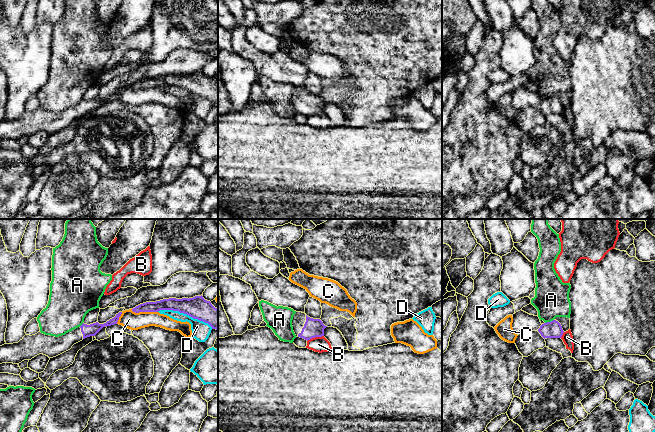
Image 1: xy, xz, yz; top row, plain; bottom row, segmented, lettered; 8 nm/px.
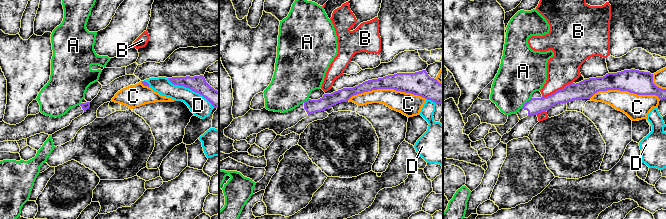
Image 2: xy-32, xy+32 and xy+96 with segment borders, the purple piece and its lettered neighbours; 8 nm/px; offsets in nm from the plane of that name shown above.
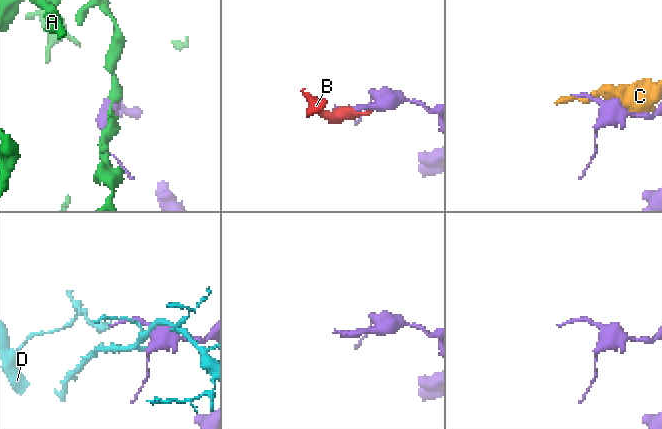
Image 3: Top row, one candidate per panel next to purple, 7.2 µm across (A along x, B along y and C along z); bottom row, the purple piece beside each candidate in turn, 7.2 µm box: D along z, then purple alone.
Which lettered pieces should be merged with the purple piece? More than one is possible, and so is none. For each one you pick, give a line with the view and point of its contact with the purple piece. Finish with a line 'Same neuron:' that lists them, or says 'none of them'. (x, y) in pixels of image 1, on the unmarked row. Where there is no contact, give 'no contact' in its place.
Same neuron: none of them

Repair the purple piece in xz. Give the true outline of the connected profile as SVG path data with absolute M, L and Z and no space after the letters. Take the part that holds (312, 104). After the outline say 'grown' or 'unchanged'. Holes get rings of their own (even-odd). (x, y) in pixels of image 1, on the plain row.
M302 88L294 90L292 102L296 113L307 117L315 113L324 112L324 105L327 103L320 95L310 94Z; grown

